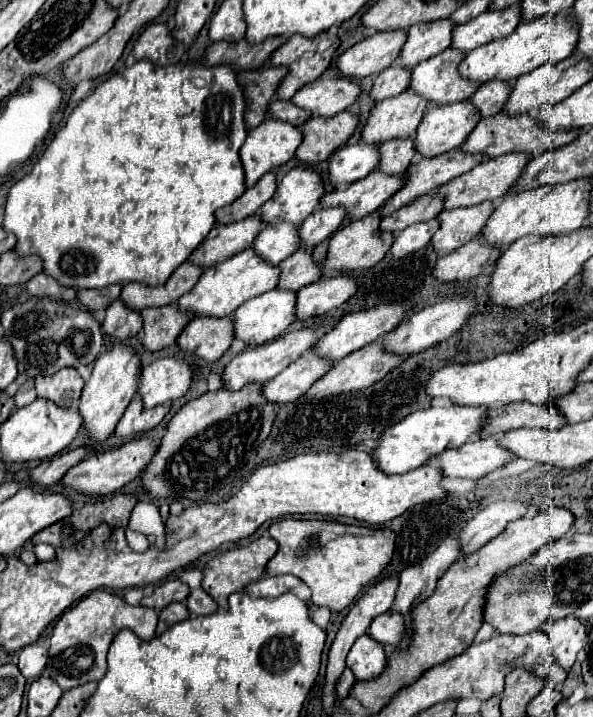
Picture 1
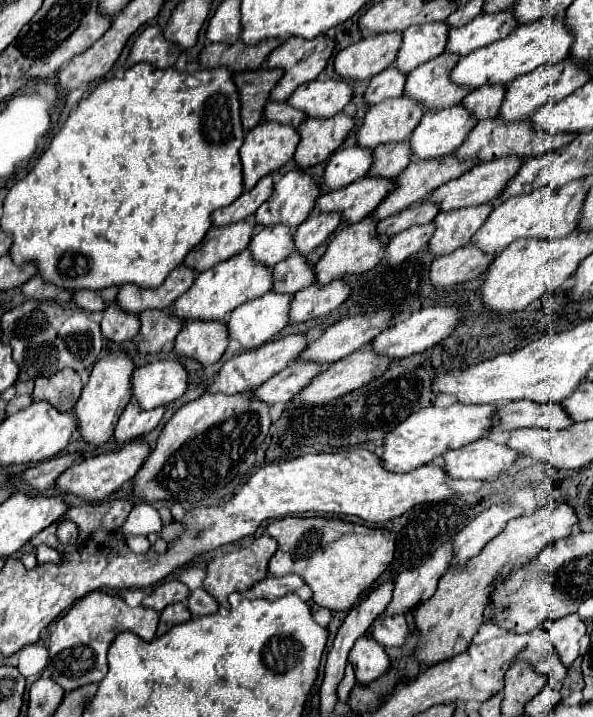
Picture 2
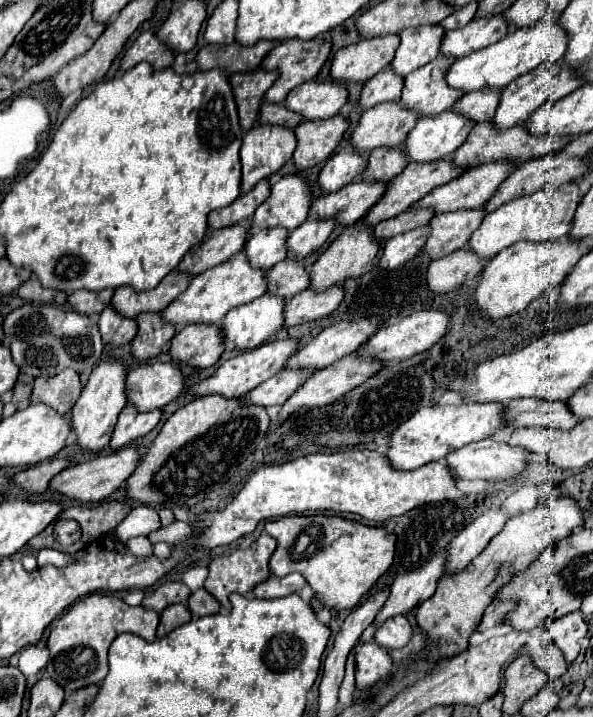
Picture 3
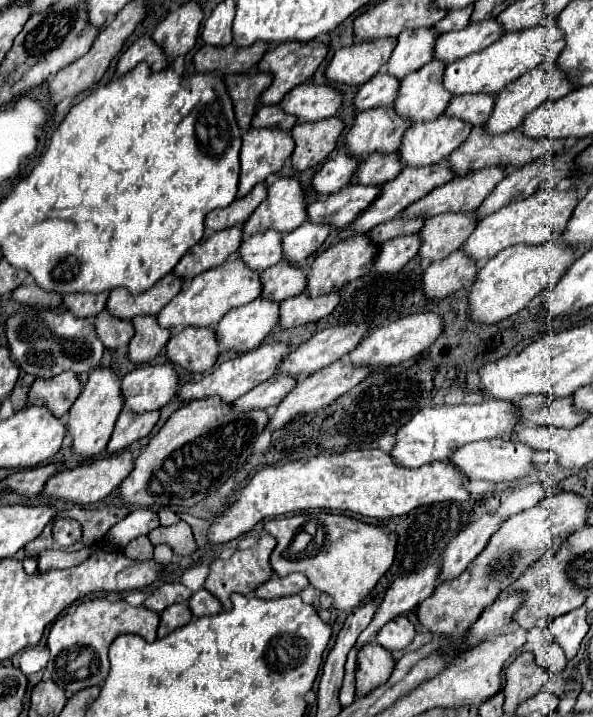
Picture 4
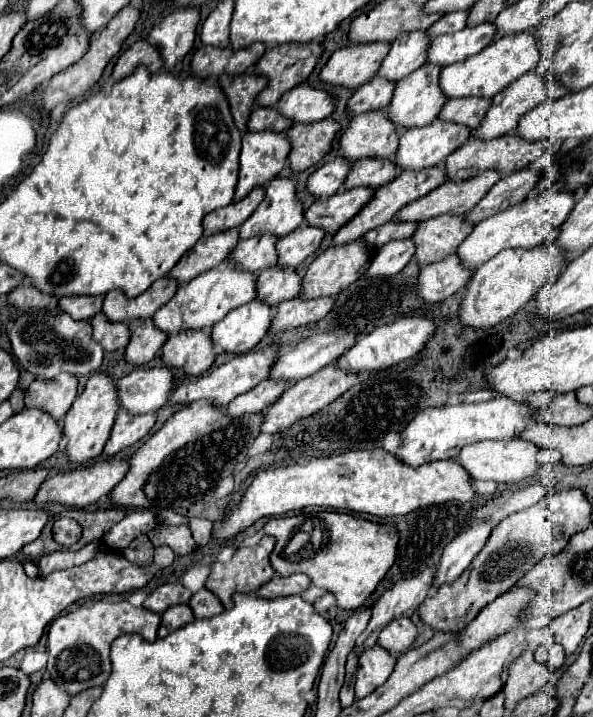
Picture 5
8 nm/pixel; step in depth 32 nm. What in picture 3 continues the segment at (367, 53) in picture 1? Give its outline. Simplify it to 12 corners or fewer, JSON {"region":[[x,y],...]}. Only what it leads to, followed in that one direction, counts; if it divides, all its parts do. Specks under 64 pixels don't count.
{"region":[[398,36],[340,48],[330,78],[366,82],[390,64]]}

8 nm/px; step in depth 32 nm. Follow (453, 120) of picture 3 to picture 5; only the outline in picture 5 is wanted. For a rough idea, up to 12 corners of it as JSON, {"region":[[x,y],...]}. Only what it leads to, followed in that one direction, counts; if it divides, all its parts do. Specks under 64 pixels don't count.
{"region":[[440,124],[400,136],[398,170],[434,168],[464,144],[470,128]]}

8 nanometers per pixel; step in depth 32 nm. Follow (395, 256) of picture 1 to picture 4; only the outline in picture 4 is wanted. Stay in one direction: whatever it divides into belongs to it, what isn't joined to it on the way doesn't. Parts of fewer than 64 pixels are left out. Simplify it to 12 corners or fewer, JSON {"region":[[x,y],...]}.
{"region":[[414,236],[388,240],[380,246],[374,274],[396,274],[414,256]]}

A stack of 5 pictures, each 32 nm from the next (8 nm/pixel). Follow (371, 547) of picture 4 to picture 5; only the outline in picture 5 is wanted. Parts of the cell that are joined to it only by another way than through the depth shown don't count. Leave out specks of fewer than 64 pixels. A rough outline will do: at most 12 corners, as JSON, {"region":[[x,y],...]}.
{"region":[[320,512],[330,540],[300,562],[282,552],[302,516],[270,518],[270,562],[360,608],[396,560],[398,530]]}

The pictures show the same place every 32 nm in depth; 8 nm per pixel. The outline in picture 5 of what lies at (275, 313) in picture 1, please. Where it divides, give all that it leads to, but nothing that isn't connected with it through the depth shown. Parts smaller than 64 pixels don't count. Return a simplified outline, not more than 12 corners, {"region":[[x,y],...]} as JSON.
{"region":[[252,300],[214,324],[218,352],[246,354],[268,332],[274,308]]}

